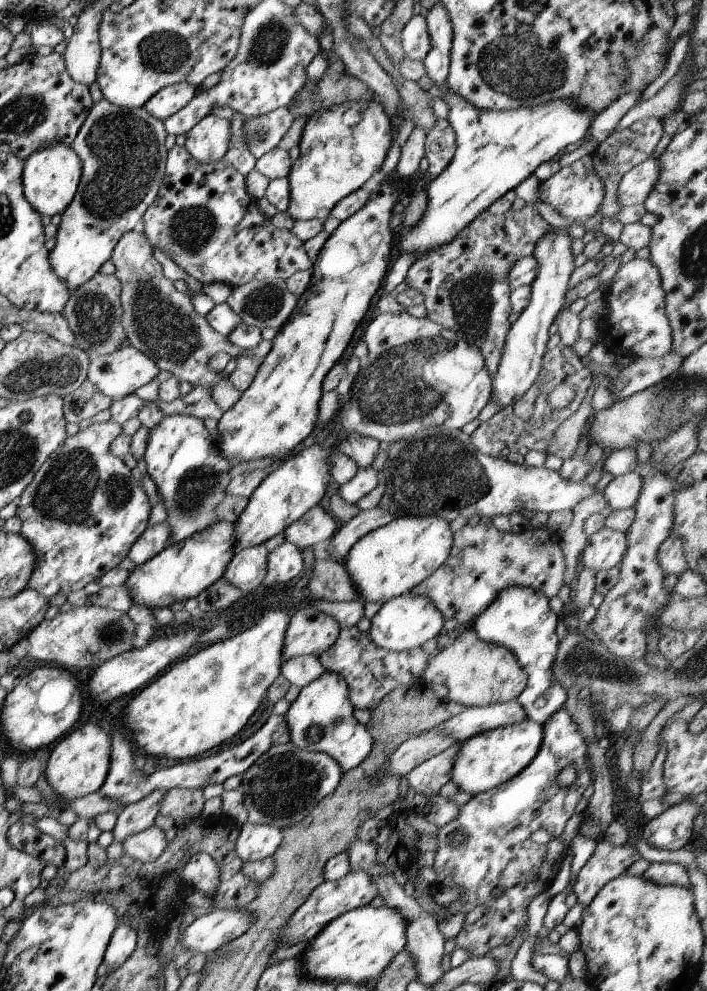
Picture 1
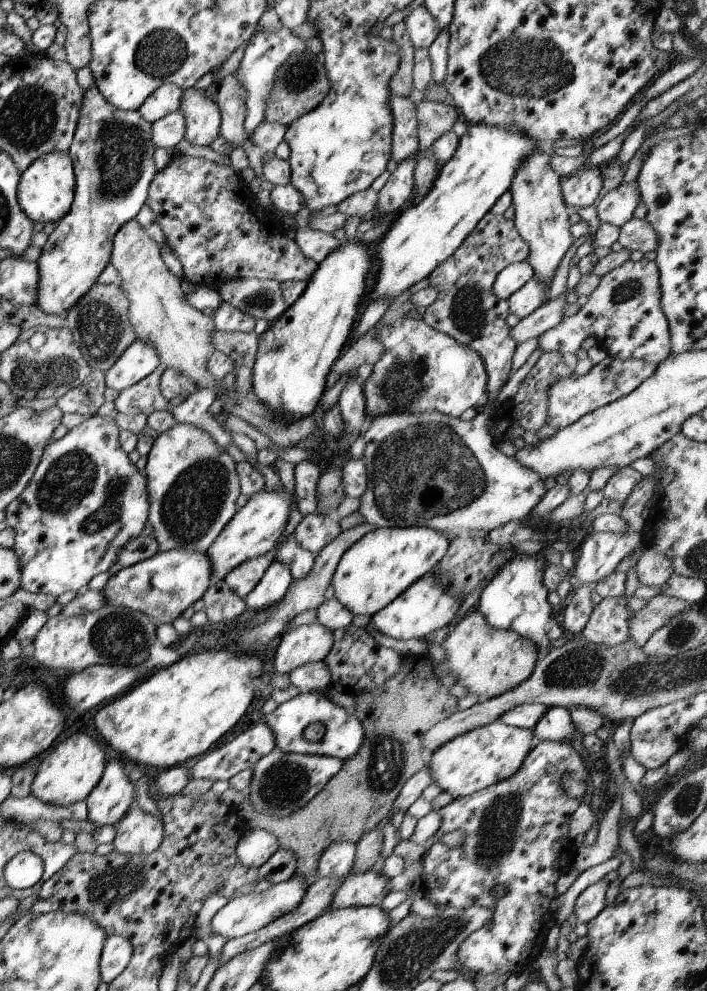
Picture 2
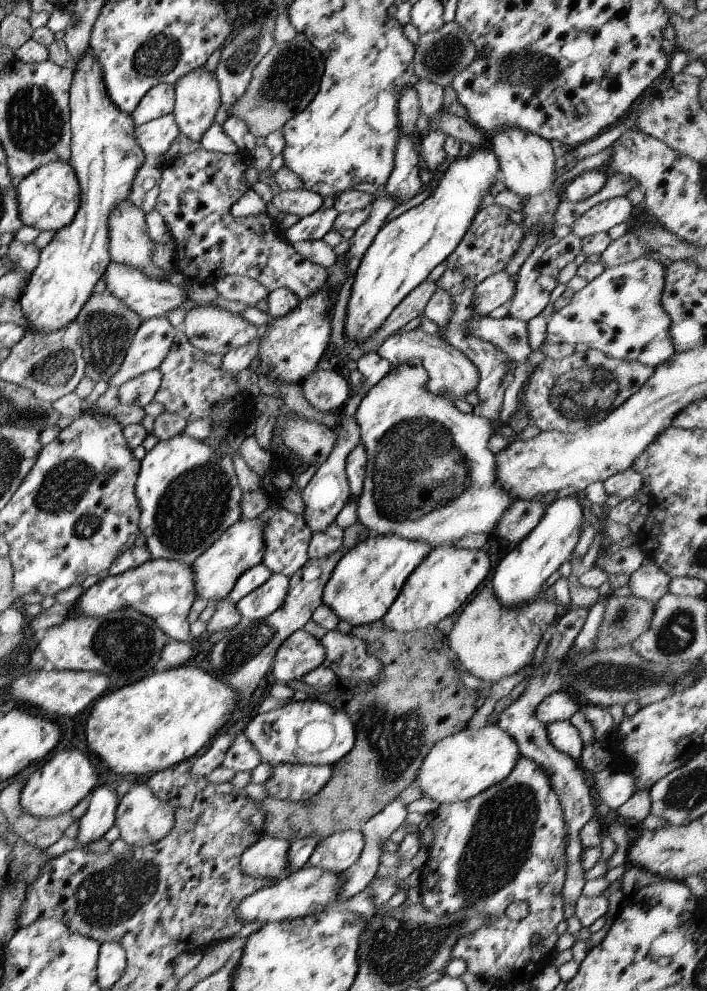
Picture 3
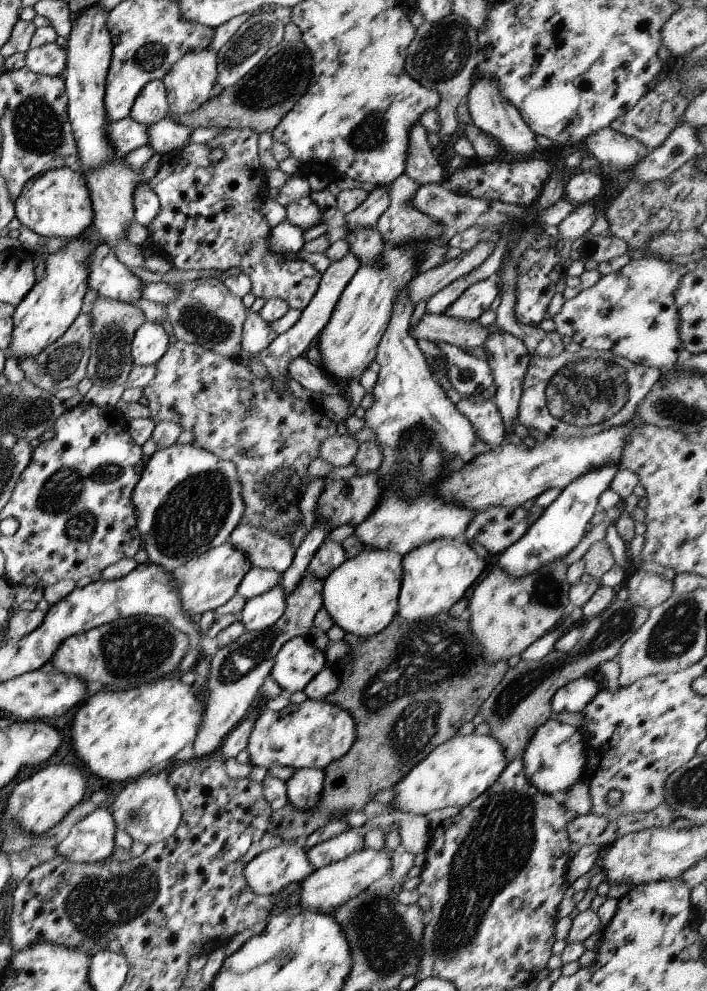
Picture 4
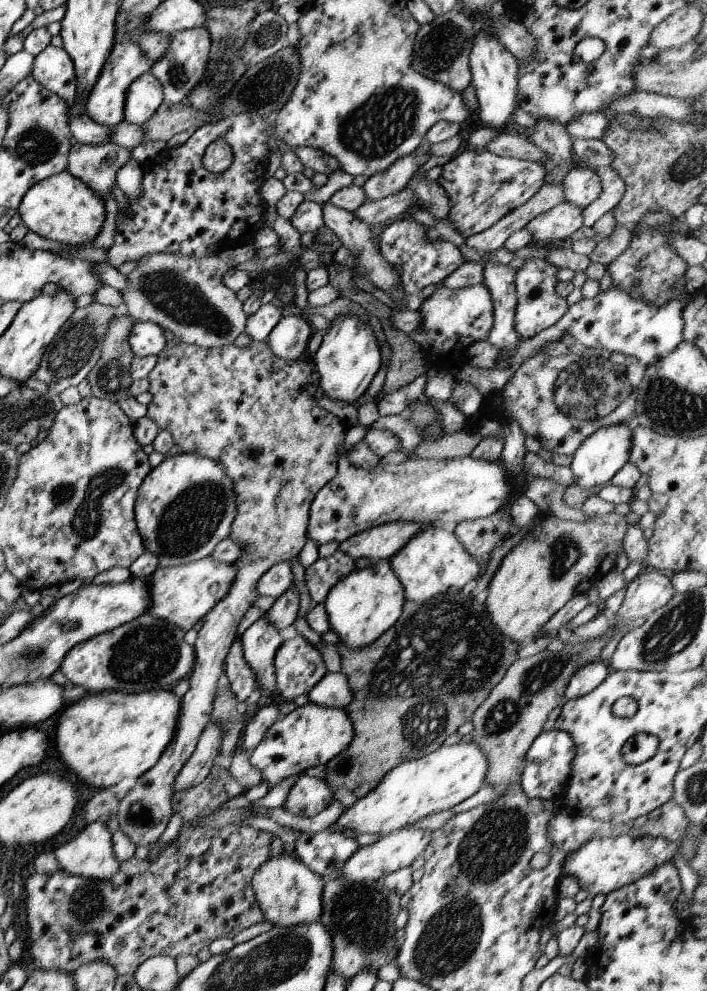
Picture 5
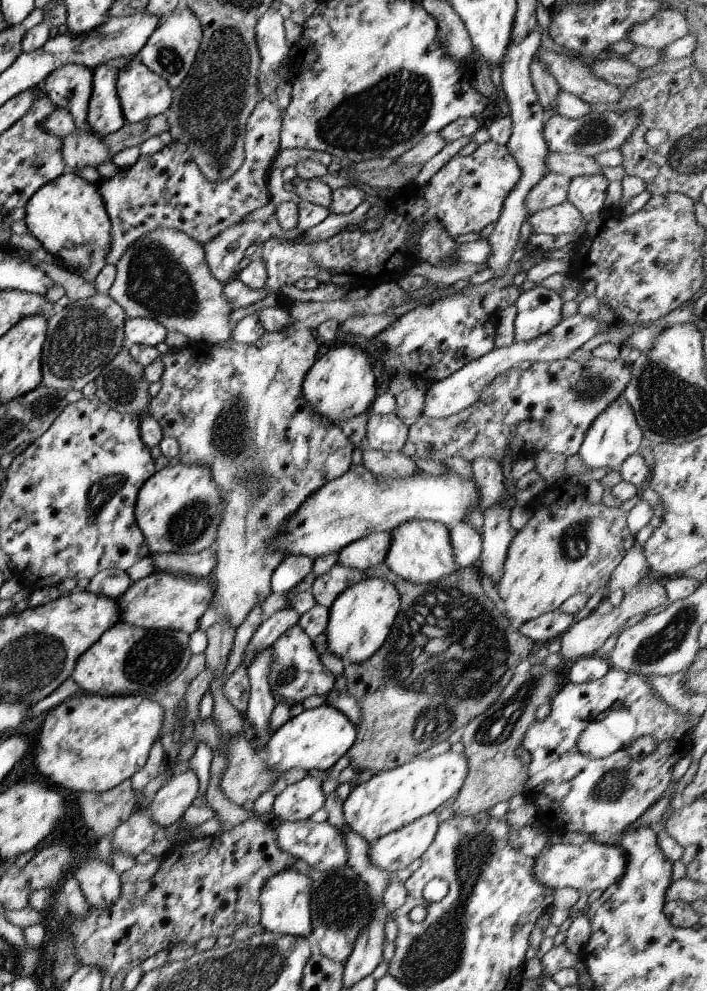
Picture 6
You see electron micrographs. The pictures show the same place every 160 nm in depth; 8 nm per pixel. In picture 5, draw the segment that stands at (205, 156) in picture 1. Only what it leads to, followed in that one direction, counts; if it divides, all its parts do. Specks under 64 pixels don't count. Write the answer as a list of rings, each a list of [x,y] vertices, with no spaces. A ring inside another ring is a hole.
[[[203,26],[170,33],[164,53],[149,67],[149,72],[162,86],[163,104],[176,105],[185,102],[187,93],[205,74],[210,45],[210,34]]]

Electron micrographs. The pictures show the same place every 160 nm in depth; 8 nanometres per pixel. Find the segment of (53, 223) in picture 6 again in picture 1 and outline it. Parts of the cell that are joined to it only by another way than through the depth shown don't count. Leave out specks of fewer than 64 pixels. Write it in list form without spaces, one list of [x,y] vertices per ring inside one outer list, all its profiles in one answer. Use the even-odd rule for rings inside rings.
[[[53,142],[35,150],[23,161],[21,186],[29,206],[41,217],[61,215],[73,199],[80,178],[81,162],[71,145]]]

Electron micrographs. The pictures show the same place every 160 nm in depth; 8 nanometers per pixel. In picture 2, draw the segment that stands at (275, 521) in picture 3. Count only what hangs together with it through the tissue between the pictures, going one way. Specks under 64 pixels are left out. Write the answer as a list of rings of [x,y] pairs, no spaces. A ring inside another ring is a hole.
[[[303,460],[301,464],[295,464],[293,466],[296,510],[299,511],[301,517],[316,511],[317,478],[319,478],[320,472],[320,464],[311,460]],[[291,535],[279,539],[274,552],[274,560],[285,564],[289,568],[292,581],[303,580],[311,572],[311,566],[315,560],[314,555],[303,550]]]

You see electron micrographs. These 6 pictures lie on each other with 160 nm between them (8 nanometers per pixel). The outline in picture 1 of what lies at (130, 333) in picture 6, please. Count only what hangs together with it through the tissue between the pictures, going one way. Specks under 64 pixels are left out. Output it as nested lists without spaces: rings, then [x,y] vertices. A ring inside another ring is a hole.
[[[121,345],[110,354],[90,358],[86,379],[95,386],[95,390],[99,390],[99,393],[112,401],[119,401],[125,396],[132,395],[137,388],[153,380],[158,373],[157,366],[147,356],[133,349],[133,346]]]

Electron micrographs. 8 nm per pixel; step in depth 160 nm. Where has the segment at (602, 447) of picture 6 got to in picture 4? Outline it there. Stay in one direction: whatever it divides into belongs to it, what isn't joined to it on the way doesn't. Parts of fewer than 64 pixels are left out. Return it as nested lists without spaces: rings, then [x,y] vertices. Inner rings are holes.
[[[609,464],[597,470],[589,470],[583,476],[569,482],[521,538],[500,553],[497,567],[505,574],[509,574],[509,578],[521,578],[549,562],[555,562],[567,556],[584,536],[585,525],[597,513],[598,497],[609,487],[609,482],[613,480],[617,468],[615,464]]]

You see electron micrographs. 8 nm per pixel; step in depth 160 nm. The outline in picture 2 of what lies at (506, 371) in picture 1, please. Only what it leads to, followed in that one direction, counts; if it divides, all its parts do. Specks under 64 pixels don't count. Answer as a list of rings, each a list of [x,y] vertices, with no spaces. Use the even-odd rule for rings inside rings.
[[[540,149],[527,156],[525,162],[517,168],[508,190],[512,198],[511,206],[515,211],[515,228],[528,247],[526,262],[531,266],[533,278],[543,284],[545,290],[549,290],[558,264],[575,240],[569,233],[570,211],[563,204],[560,177],[551,170],[549,158],[550,153]]]

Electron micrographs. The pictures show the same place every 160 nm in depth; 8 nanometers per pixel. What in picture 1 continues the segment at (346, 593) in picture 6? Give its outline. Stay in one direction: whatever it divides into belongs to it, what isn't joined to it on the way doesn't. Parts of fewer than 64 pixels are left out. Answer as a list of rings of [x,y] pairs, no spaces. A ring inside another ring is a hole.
[[[440,515],[399,516],[355,542],[342,566],[363,603],[379,602],[383,605],[408,593],[437,570],[449,556],[451,546],[453,536],[449,522]]]

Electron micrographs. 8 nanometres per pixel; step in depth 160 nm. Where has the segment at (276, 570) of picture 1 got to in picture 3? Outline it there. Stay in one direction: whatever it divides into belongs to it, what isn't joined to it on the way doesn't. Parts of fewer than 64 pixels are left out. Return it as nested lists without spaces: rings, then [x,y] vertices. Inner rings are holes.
[[[272,573],[269,579],[236,603],[241,619],[259,621],[281,606],[288,592],[288,578]]]

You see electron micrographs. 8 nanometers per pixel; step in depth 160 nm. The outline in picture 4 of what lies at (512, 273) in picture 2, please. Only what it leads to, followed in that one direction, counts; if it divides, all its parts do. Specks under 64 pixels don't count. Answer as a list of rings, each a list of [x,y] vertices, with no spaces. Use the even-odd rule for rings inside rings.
[[[490,277],[475,282],[465,288],[457,300],[449,304],[449,308],[445,309],[445,316],[461,318],[461,320],[478,320],[499,294],[500,290],[495,284],[495,278]]]

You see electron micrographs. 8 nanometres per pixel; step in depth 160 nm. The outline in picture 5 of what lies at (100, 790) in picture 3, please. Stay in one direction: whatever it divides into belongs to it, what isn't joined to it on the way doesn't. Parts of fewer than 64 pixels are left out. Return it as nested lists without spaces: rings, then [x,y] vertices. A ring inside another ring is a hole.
[[[88,823],[70,842],[55,850],[54,857],[60,866],[60,870],[67,875],[98,881],[112,877],[118,871],[119,862],[112,849],[111,837],[112,834],[107,831],[105,823]]]

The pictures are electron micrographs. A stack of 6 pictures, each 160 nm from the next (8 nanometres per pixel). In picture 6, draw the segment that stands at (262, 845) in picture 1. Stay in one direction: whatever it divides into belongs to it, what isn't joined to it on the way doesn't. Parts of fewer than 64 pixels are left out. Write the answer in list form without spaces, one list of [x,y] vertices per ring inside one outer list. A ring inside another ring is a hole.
[[[294,867],[273,875],[261,887],[258,903],[260,908],[259,926],[264,932],[289,935],[290,937],[310,938],[311,921],[309,894],[310,880],[299,874]]]

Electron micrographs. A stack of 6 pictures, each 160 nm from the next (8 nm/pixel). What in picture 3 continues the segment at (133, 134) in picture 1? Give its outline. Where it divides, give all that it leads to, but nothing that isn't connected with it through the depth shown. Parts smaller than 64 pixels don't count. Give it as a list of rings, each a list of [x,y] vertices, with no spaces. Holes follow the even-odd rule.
[[[87,52],[76,62],[68,94],[68,108],[70,113],[70,156],[68,164],[71,166],[79,188],[79,206],[73,220],[57,230],[53,238],[39,251],[37,267],[30,273],[31,278],[25,284],[25,290],[17,301],[25,320],[29,322],[28,329],[37,332],[53,332],[74,321],[92,294],[95,283],[101,279],[105,268],[111,260],[109,255],[109,238],[107,222],[109,214],[119,202],[128,198],[131,182],[137,174],[137,168],[143,164],[145,156],[143,150],[137,146],[133,136],[133,120],[129,114],[118,110],[107,97],[101,66],[93,52]]]

